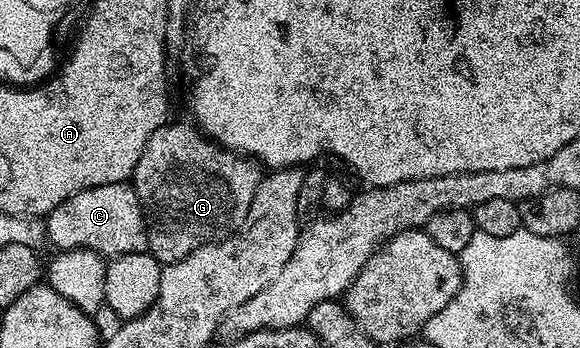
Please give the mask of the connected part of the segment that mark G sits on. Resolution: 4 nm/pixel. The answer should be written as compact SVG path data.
M169 121L165 123L163 127L155 128L154 133L150 133L150 137L146 141L146 149L142 149L142 157L138 157L138 165L134 169L134 173L130 180L133 189L136 190L137 197L140 198L140 206L143 207L146 216L148 225L148 251L157 259L157 261L159 261L159 263L161 263L161 265L182 261L182 257L194 253L194 249L198 249L202 245L219 240L221 236L231 232L233 229L243 227L244 220L248 218L250 205L254 201L254 193L258 189L258 185L262 178L261 168L257 166L251 158L241 157L209 141L191 122L188 123L175 123L175 121Z

